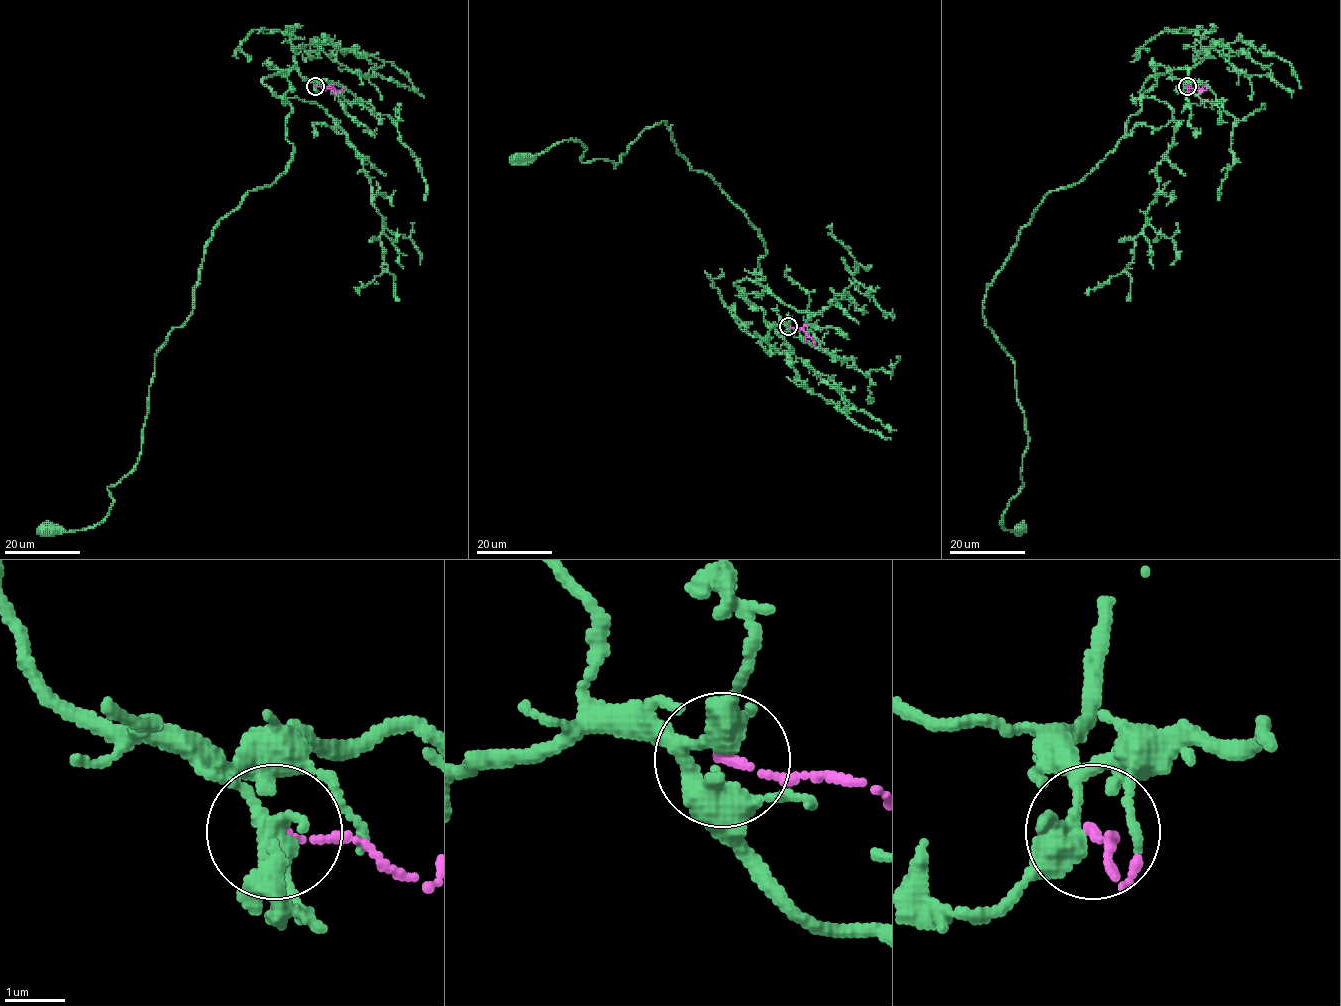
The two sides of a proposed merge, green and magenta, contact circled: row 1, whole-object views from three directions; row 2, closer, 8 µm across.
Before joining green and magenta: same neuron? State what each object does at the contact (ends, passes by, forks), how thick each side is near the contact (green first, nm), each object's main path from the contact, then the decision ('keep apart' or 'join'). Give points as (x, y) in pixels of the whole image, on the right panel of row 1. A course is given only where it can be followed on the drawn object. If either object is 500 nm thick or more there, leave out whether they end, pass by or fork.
green passes by | magenta ends | 380/120 nm | green via (1187, 86), (1186, 69), (1147, 79), (1125, 135), (1051, 190), (987, 289), (1028, 437), (1002, 524), (1020, 529) | magenta via (1188, 86), (1199, 91), (1206, 89) | keep apart

